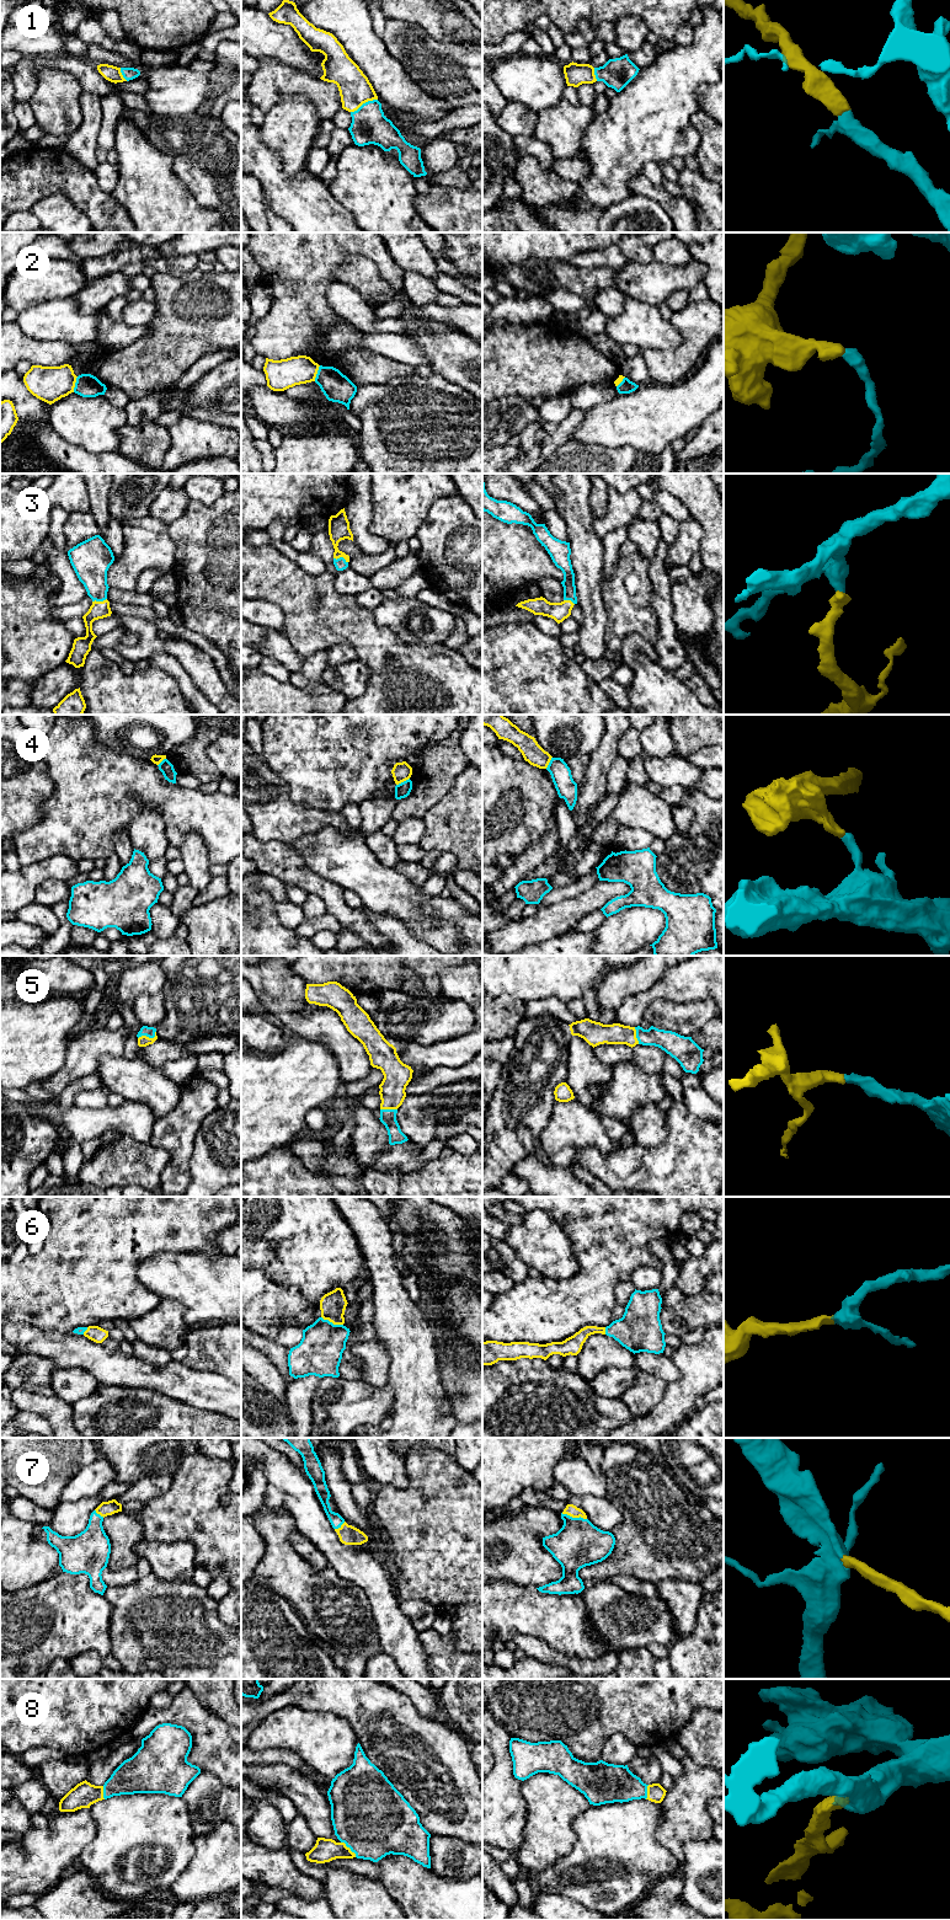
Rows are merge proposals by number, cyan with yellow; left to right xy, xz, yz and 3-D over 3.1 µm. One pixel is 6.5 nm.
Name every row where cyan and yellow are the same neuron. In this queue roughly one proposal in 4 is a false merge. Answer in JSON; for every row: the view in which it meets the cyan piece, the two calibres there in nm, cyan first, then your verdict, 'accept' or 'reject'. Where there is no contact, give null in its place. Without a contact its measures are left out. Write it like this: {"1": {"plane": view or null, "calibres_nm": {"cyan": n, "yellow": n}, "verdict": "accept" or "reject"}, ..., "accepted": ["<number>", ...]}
{"1": {"plane": "xz", "calibres_nm": {"cyan": 240, "yellow": 220}, "verdict": "accept"}, "2": {"plane": "xy", "calibres_nm": {"cyan": 150, "yellow": 240}, "verdict": "reject"}, "3": {"plane": "xz", "calibres_nm": {"cyan": 80, "yellow": 140}, "verdict": "accept"}, "4": {"plane": "xz", "calibres_nm": {"cyan": 100, "yellow": 130}, "verdict": "reject"}, "5": {"plane": "xy", "calibres_nm": {"cyan": 70, "yellow": 70}, "verdict": "accept"}, "6": {"plane": "xz", "calibres_nm": {"cyan": 300, "yellow": 170}, "verdict": "accept"}, "7": {"plane": "yz", "calibres_nm": {"cyan": 300, "yellow": 80}, "verdict": "accept"}, "8": {"plane": "xz", "calibres_nm": {"cyan": 480, "yellow": 160}, "verdict": "accept"}, "accepted": ["1", "3", "5", "6", "7", "8"]}

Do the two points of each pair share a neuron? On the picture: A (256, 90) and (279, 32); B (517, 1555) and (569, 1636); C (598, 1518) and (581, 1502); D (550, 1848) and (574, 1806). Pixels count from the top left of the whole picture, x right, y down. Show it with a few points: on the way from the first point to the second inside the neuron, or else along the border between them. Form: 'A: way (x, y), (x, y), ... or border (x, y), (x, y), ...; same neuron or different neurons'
A: border (257, 58), (271, 58), (295, 69); different neurons
B: border (507, 1579), (521, 1586), (533, 1586), (535, 1588); different neurons
C: way (594, 1514), (585, 1504); same neuron
D: way (550, 1838), (550, 1829), (564, 1816); same neuron

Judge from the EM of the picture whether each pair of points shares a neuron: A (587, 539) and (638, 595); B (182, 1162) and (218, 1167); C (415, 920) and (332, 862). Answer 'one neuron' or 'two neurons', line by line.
A: two neurons
B: two neurons
C: one neuron

